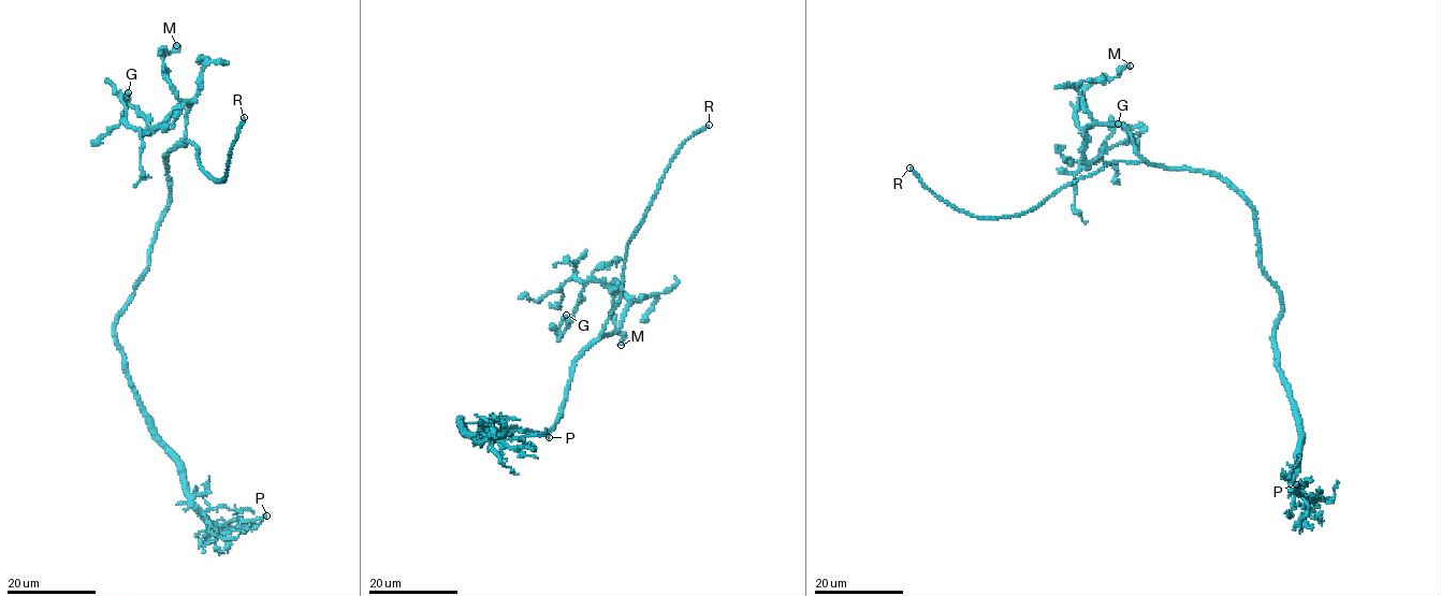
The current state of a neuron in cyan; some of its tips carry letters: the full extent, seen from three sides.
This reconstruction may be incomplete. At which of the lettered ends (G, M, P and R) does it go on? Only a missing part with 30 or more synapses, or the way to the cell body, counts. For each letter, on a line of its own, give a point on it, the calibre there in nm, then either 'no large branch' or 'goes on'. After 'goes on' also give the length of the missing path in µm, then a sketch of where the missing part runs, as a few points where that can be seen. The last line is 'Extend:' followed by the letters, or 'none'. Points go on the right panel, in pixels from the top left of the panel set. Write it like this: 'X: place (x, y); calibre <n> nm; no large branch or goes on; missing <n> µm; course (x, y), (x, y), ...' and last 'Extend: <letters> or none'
G: place (1118, 124); calibre 360 nm; no large branch
M: place (1130, 66); calibre 320 nm; no large branch
P: place (1296, 484); calibre 150 nm; no large branch
R: place (910, 168); calibre 280 nm; goes on; missing 15 µm; course (910, 168), (890, 151), (883, 150), (872, 162), (871, 170), (874, 169)
Extend: R

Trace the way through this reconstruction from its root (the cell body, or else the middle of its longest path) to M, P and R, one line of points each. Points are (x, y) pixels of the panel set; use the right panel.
M: (1256, 217), (1254, 207), (1213, 175), (1148, 162), (1120, 125), (1079, 127), (1082, 90), (1130, 66)
P: (1256, 217), (1260, 265), (1281, 306), (1278, 369), (1300, 432), (1293, 487), (1310, 499), (1296, 484)
R: (1256, 217), (1254, 207), (1213, 175), (1112, 161), (1020, 215), (975, 217), (941, 200), (910, 168)

